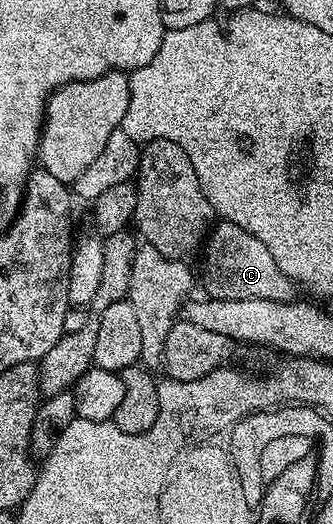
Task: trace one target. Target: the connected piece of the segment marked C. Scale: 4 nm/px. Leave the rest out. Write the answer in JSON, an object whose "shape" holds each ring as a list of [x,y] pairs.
{"shape":[[[218,219],[209,229],[204,241],[205,257],[199,268],[199,284],[205,287],[204,295],[214,300],[242,300],[243,298],[267,298],[268,300],[291,300],[295,285],[279,270],[271,250],[255,234],[235,226],[235,222]]]}

